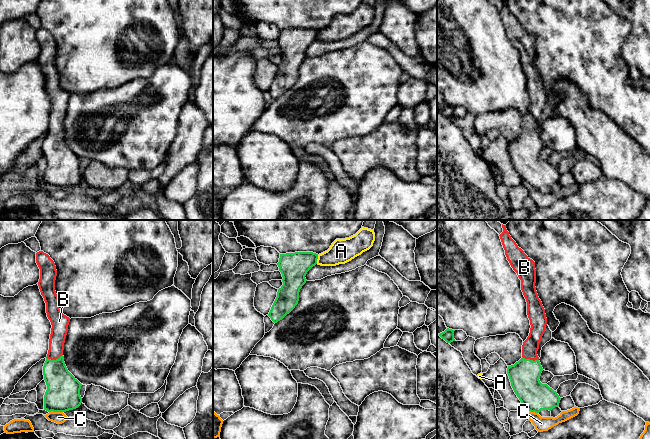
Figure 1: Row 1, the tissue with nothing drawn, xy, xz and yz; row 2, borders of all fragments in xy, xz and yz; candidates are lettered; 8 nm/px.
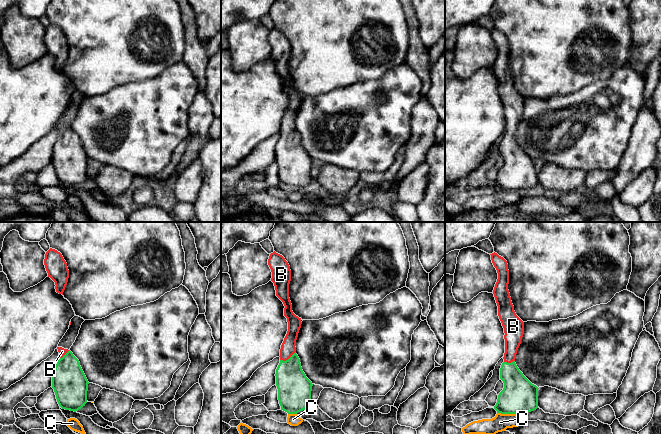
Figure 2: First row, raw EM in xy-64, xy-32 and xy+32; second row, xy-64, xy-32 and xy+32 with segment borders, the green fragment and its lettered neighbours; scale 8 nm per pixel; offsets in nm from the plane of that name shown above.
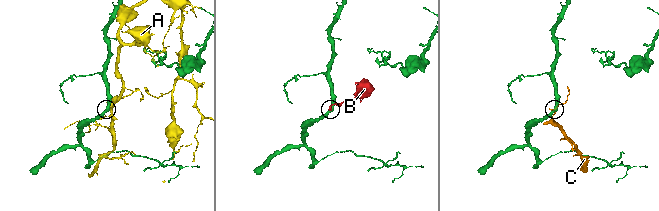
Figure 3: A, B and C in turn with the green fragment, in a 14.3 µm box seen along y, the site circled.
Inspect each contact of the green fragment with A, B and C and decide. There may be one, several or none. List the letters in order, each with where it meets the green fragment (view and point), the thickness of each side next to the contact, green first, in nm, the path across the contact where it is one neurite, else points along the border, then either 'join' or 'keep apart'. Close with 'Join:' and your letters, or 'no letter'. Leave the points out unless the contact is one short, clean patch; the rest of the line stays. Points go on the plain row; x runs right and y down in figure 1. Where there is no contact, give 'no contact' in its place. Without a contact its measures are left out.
A: xz (317, 34) | 220/200 nm | keep apart
B: xy (54, 136) | 260/130 nm | across xy (63, 165), (54, 146), (54, 136), (59, 106) | join
C: xy (55, 187) | 280/100 nm | keep apart
Join: B

